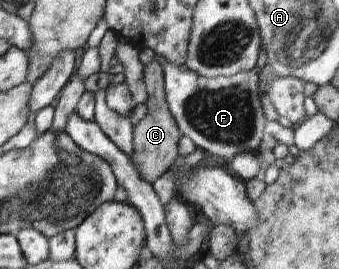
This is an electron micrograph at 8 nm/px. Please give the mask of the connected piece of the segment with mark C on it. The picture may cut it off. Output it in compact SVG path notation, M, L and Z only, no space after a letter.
M154 59L144 66L144 81L148 92L147 114L133 129L132 162L136 166L140 177L150 185L153 184L175 162L177 143L183 135L168 109L165 94L164 74L161 65Z

